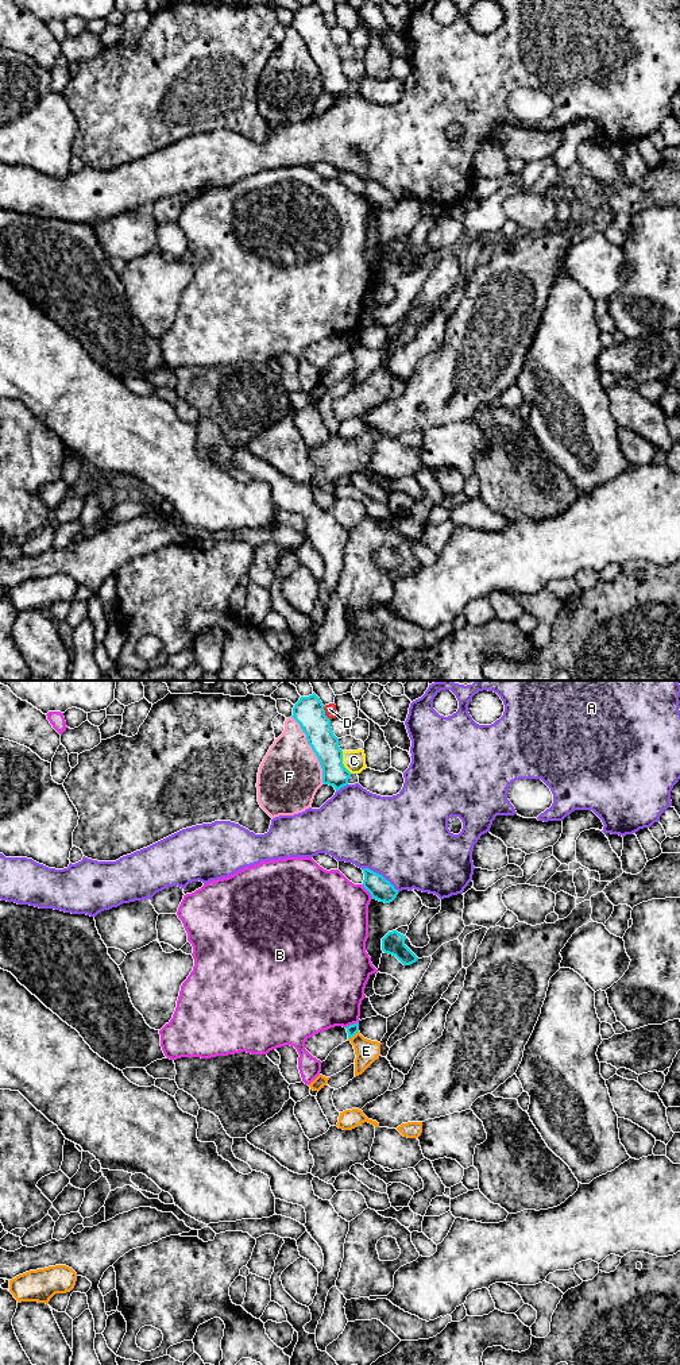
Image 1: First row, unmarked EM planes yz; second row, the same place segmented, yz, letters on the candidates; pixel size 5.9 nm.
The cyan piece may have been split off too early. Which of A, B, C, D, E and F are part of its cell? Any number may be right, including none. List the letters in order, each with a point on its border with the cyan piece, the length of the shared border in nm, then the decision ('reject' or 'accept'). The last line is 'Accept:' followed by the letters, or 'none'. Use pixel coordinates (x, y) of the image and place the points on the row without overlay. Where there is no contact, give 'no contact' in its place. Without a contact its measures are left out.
A: meets cyan in yz at (381, 184); contact 260 nm long; reject
B: meets cyan in yz at (367, 199); contact 110 nm long; reject
C: meets cyan in yz at (342, 70); contact 150 nm long; reject
D: meets cyan in yz at (324, 22); contact 100 nm long; reject
E: meets cyan in yz at (352, 344); contact 90 nm long; reject
F: meets cyan in yz at (312, 57); contact 460 nm long; reject
Accept: none

